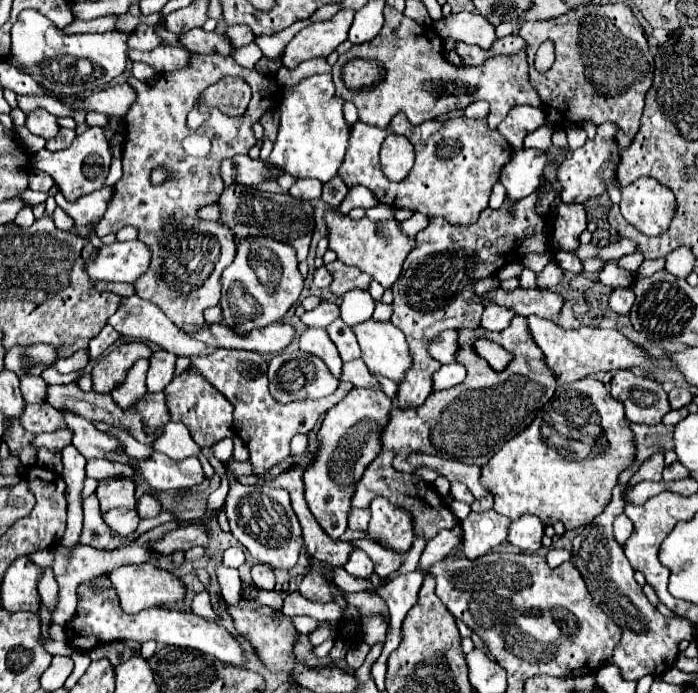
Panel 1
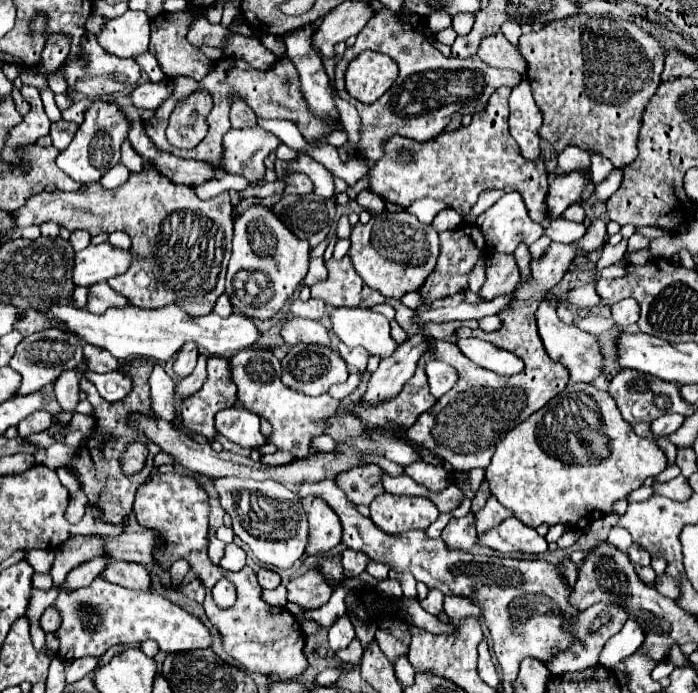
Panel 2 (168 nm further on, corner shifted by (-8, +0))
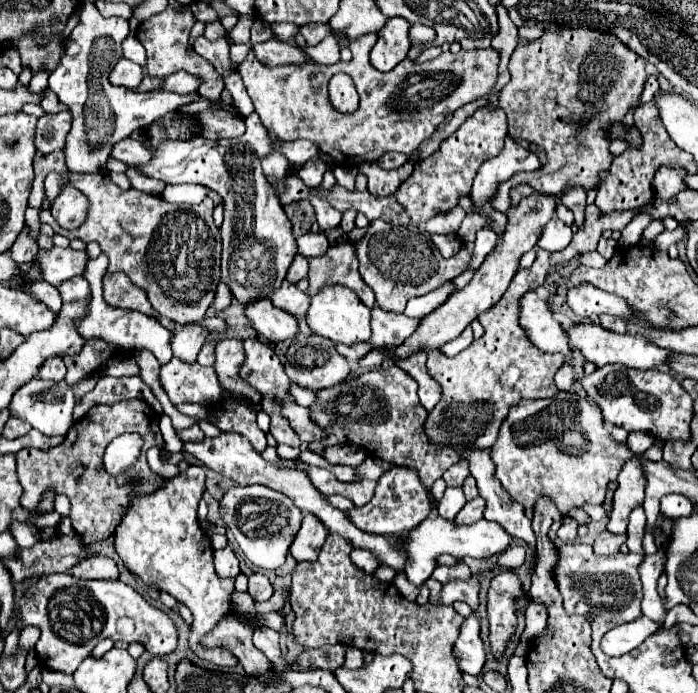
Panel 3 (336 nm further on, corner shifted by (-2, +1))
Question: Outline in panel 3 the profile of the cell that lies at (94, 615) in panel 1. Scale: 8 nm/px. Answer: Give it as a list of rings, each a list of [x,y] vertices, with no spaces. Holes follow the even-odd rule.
[[[72,574],[40,576],[36,584],[20,600],[16,624],[38,626],[40,640],[36,644],[40,664],[48,670],[72,674],[74,668],[102,640],[140,642],[152,656],[166,656],[178,646],[178,630],[166,612],[148,604],[132,586],[120,580],[80,580]]]

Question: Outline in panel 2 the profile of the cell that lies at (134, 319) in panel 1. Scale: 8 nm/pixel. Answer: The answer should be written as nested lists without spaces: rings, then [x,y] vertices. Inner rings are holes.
[[[100,281],[100,283],[88,287],[86,311],[104,313],[110,307],[122,307],[122,305],[128,305],[128,301],[122,295],[118,295],[116,291],[112,291],[106,281]]]

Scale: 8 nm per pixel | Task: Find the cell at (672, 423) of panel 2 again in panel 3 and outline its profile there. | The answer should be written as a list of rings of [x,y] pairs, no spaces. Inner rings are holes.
[[[632,432],[626,444],[630,444],[630,448],[636,448],[636,452],[646,452],[654,444],[654,436],[650,432]]]

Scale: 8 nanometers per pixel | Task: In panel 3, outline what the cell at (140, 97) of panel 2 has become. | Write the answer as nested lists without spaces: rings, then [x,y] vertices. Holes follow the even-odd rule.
[[[176,72],[176,74],[166,76],[160,88],[164,88],[166,92],[176,92],[176,94],[188,96],[198,90],[198,78],[190,76],[188,72]]]

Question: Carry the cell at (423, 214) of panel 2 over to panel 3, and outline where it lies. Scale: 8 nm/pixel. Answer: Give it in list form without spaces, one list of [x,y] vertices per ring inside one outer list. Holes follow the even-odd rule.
[[[506,134],[504,150],[492,160],[486,160],[486,164],[482,164],[482,168],[474,178],[474,186],[470,192],[472,212],[480,212],[484,206],[488,206],[490,200],[496,196],[498,186],[506,182],[510,176],[522,170],[538,170],[538,168],[540,168],[538,156],[528,148],[520,146],[510,134]]]

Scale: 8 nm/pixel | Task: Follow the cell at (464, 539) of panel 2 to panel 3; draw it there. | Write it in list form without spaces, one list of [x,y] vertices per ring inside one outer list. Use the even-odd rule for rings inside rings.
[[[478,496],[478,498],[466,502],[466,506],[456,514],[454,524],[458,524],[458,526],[474,524],[474,522],[478,522],[482,518],[482,514],[484,514],[484,500]]]

